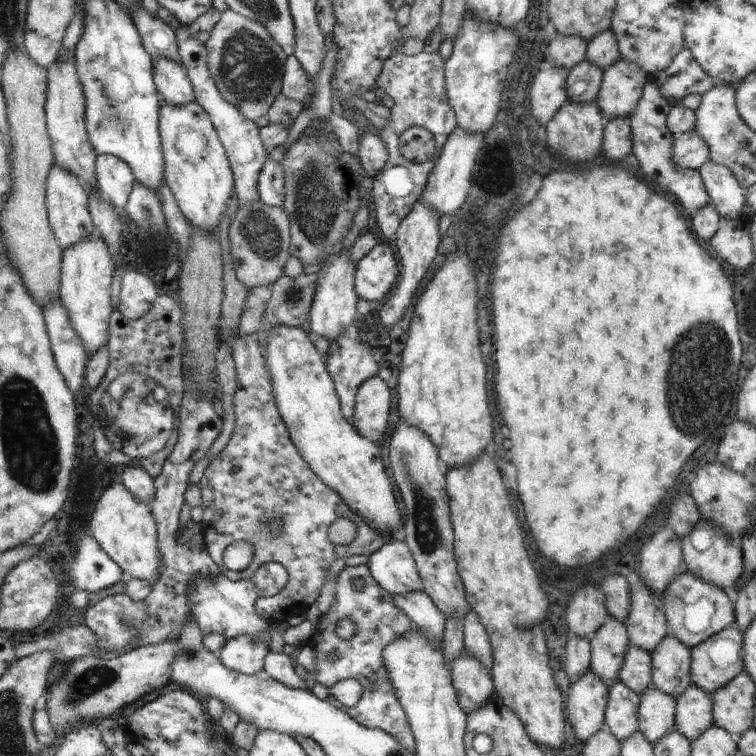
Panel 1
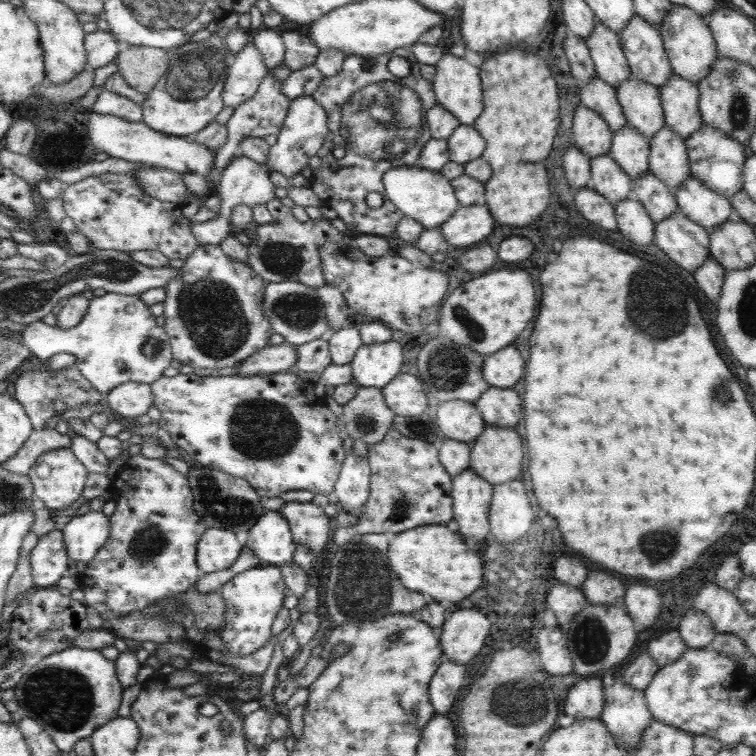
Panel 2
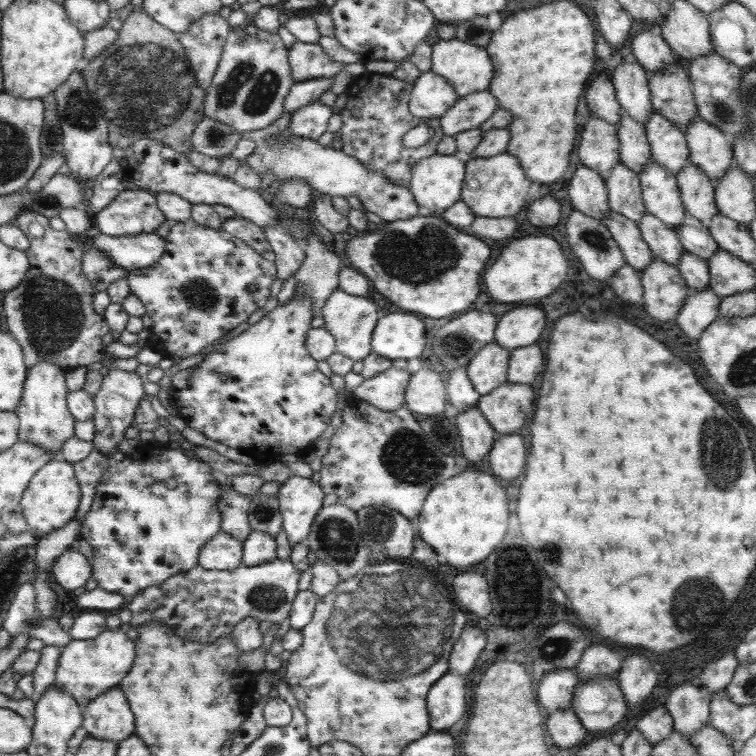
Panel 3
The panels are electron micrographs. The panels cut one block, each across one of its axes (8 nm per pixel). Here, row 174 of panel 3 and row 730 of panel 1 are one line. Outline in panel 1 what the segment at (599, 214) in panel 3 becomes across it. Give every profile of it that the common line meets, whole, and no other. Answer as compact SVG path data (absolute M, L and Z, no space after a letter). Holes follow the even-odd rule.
M591 670L570 685L565 716L580 742L603 727L608 695L607 686Z

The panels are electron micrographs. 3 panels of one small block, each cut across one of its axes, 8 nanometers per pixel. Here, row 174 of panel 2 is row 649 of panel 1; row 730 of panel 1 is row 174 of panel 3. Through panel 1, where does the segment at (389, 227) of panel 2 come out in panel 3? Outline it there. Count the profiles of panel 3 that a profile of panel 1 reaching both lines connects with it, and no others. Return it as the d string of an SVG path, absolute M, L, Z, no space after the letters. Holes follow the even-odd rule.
M365 71L358 77L354 76L348 90L348 101L339 112L343 125L340 129L342 151L357 158L371 171L382 173L393 185L408 187L412 167L423 158L437 152L437 144L445 135L439 119L426 120L433 126L434 136L417 148L402 145L402 137L422 122L421 118L409 111L409 96L413 87L412 82L400 80L390 74L374 74Z

